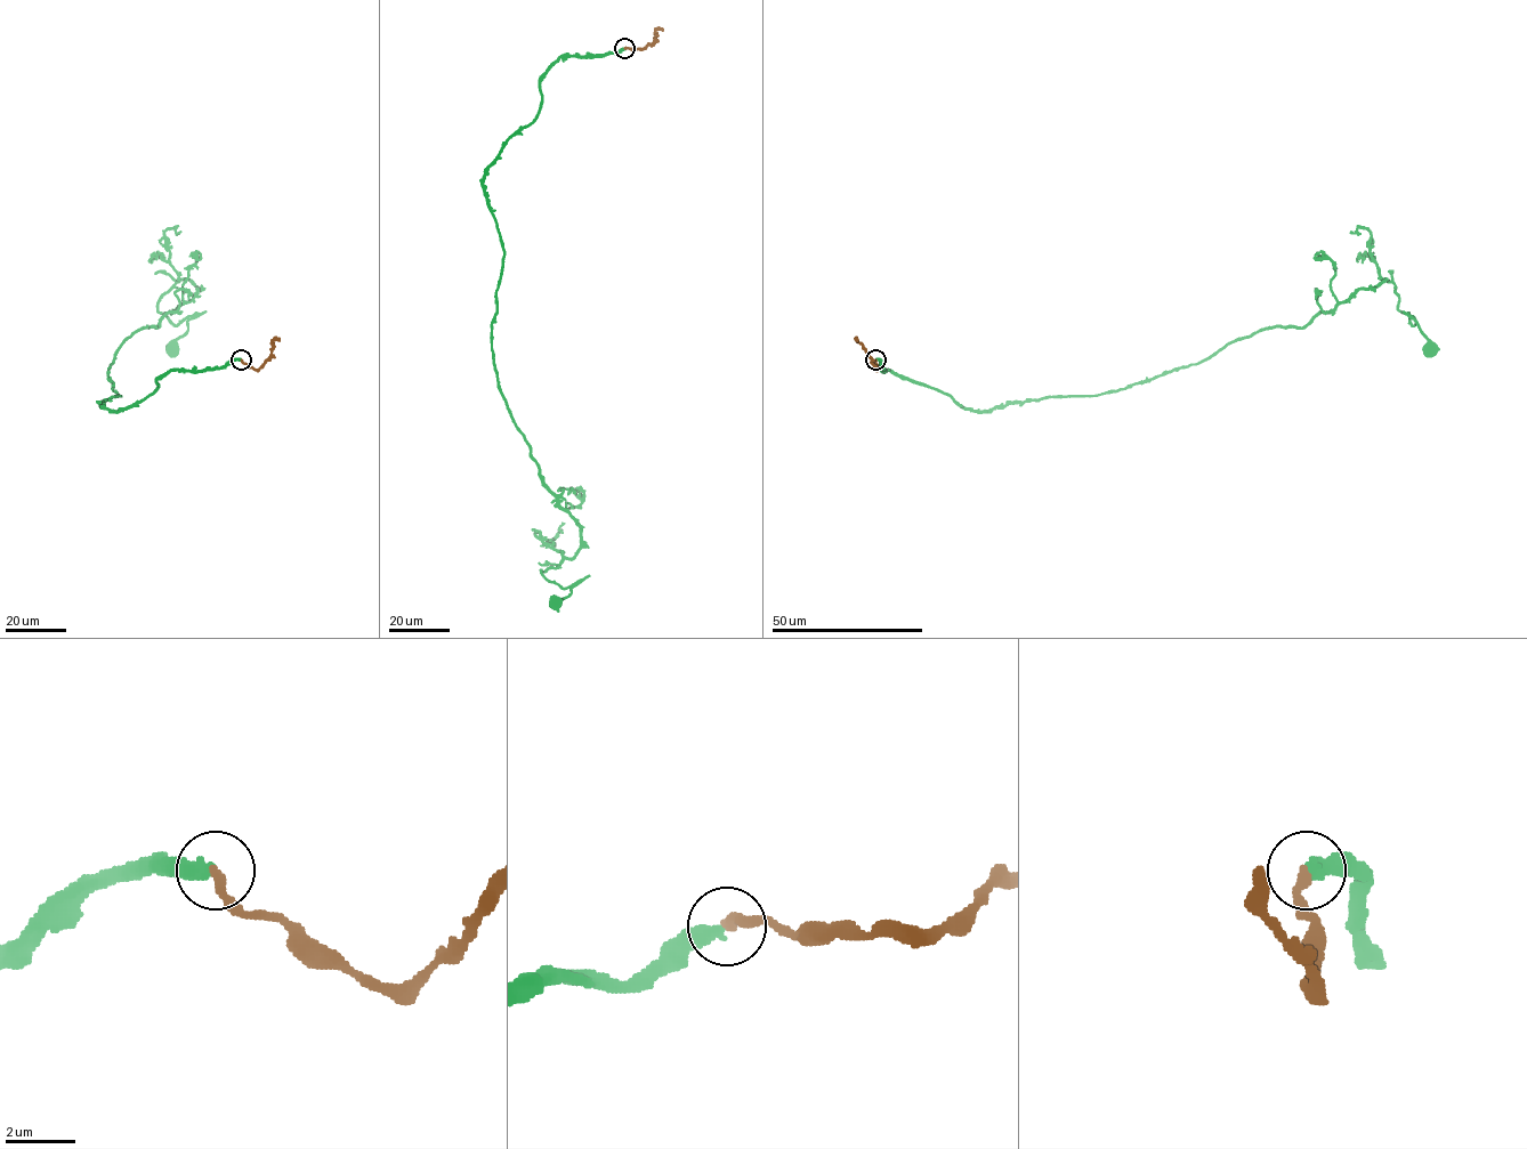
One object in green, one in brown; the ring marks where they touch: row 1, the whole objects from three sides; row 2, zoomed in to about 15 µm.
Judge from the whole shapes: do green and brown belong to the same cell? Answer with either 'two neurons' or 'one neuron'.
two neurons

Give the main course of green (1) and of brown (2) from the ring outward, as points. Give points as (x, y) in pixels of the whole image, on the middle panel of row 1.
1: (624, 48), (560, 57), (484, 175), (498, 386), (580, 527), (541, 569), (578, 583), (555, 600)
2: (624, 48), (644, 48), (654, 41), (655, 31), (663, 30)

